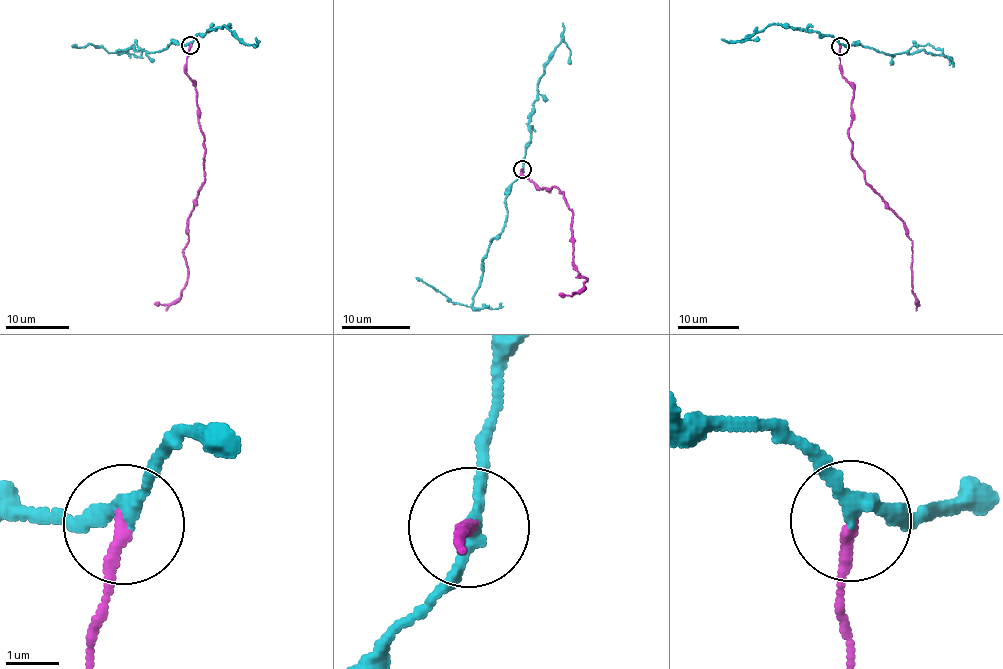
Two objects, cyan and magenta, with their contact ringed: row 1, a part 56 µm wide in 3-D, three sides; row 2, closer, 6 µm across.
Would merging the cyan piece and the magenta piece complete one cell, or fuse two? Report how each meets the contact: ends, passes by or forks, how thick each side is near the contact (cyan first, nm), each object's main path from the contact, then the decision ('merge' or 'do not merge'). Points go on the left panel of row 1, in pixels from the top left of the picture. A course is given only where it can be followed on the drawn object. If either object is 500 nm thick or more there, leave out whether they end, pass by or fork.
cyan passes by; magenta ends there; 240 nm thick on the cyan side, 240 nm on the other; cyan runs (190, 44), (175, 41), (148, 51), (135, 51), (132, 44), (107, 53), (91, 44), (72, 44); magenta runs (190, 45), (187, 72), (197, 94), (204, 179), (188, 219), (188, 281), (181, 296), (155, 302); do not merge

